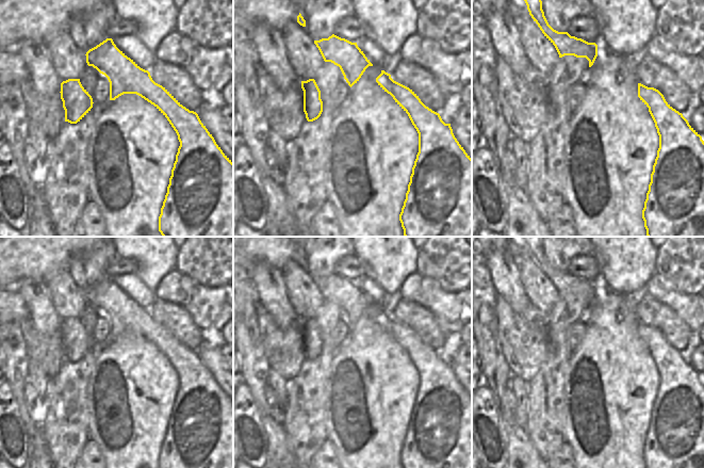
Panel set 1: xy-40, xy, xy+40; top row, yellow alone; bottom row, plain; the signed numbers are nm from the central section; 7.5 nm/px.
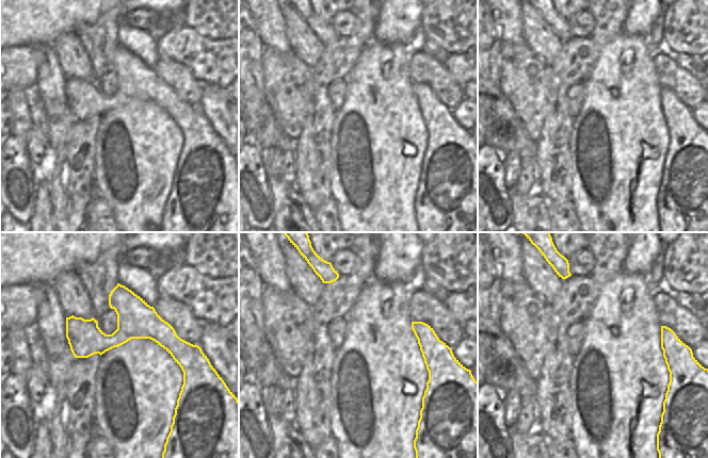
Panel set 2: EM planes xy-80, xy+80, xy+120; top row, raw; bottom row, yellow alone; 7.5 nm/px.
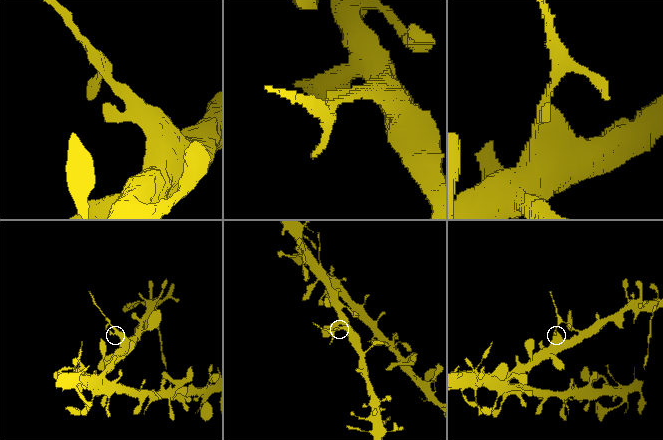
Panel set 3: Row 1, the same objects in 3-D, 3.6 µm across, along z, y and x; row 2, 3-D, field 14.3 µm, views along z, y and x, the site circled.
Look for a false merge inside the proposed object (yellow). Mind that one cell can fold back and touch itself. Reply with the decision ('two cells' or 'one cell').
two cells

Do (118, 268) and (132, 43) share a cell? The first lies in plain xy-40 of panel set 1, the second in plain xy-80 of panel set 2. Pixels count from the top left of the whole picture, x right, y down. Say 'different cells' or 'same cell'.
different cells

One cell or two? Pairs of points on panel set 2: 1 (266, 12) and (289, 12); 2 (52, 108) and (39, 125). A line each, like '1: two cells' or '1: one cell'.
1: two cells
2: two cells

